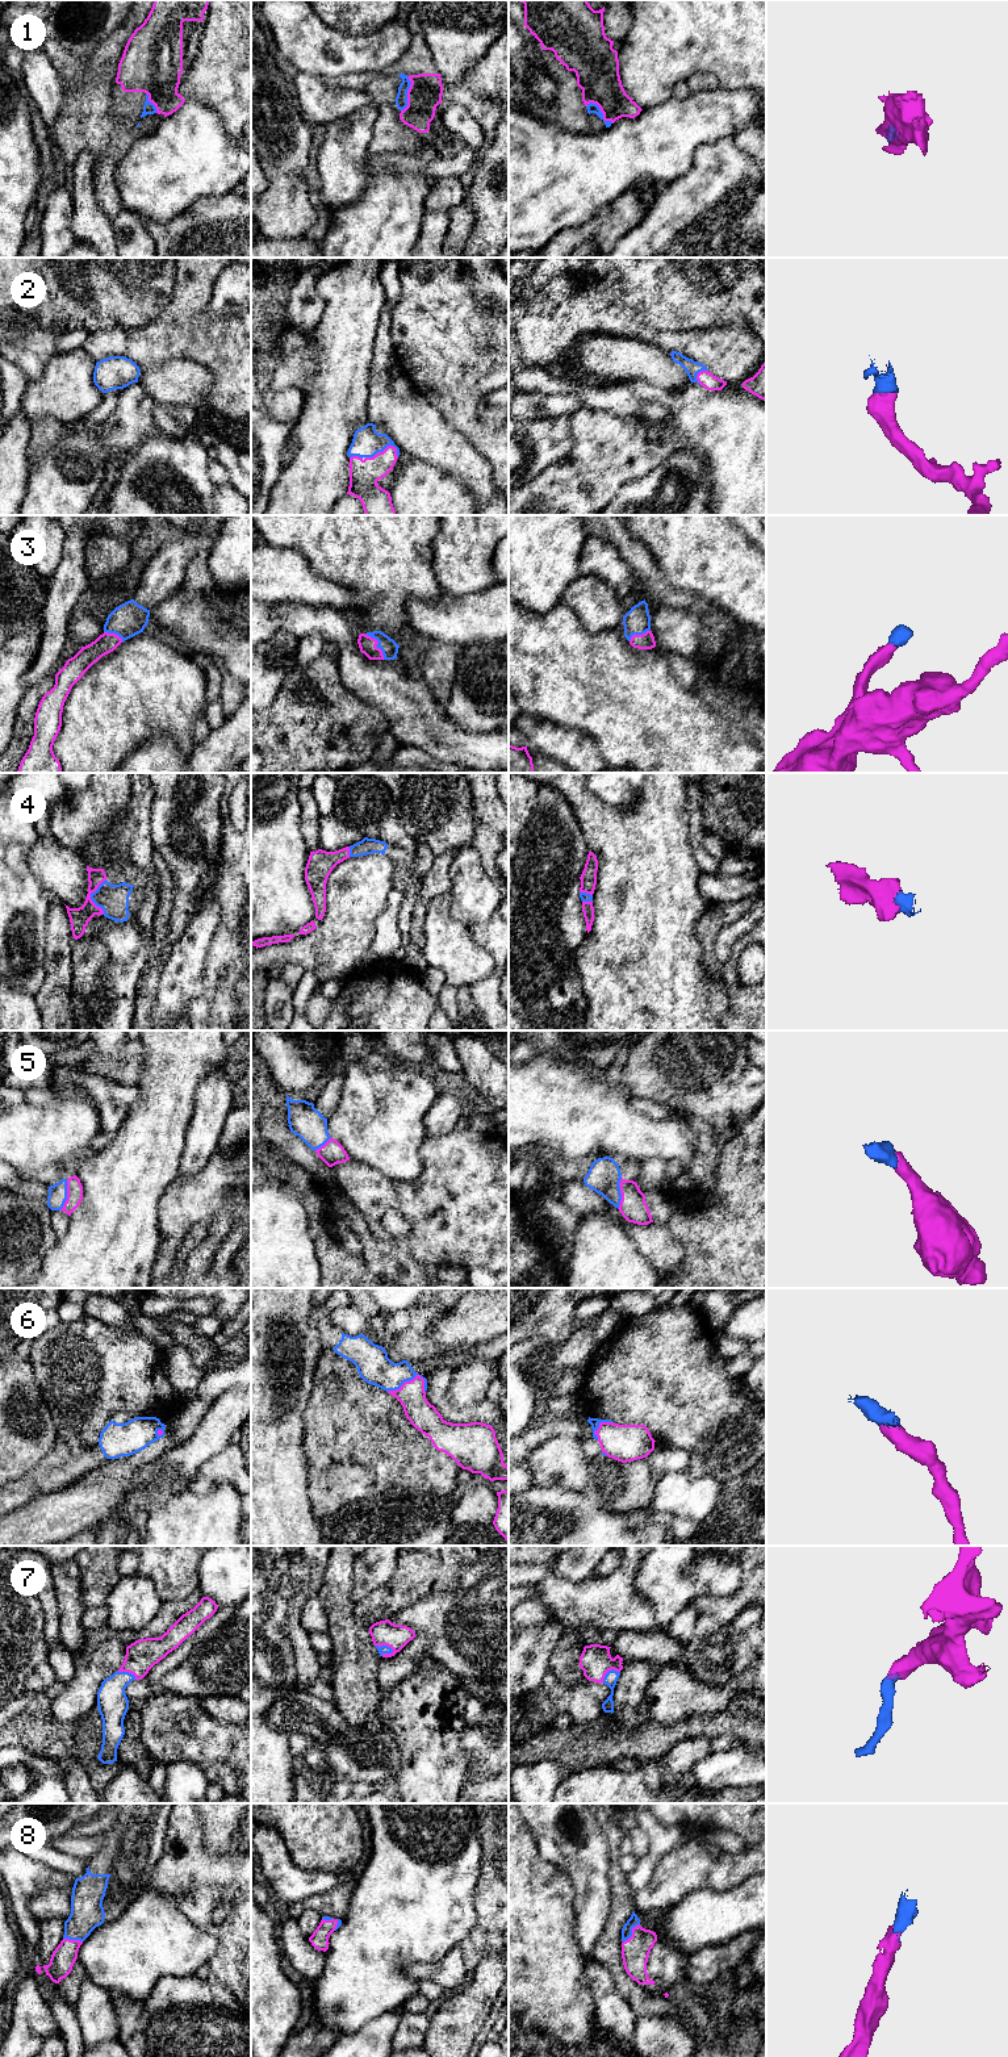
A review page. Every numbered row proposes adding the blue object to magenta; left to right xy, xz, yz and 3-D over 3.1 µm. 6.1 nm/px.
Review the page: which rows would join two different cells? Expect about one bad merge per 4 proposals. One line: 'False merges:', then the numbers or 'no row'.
False merges: no row

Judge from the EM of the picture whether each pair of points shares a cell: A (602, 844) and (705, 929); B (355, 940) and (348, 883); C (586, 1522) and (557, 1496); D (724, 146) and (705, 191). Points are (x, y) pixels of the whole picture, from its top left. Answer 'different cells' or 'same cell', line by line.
A: different cells
B: same cell
C: same cell
D: same cell

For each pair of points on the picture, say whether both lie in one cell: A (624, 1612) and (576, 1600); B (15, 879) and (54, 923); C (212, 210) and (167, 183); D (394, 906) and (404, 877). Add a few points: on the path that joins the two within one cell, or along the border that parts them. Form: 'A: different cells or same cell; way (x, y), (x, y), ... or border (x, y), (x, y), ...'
A: same cell; way (613, 1604), (588, 1602)
B: different cells; border (53, 895), (49, 903), (44, 945)
C: different cells; border (226, 193), (200, 197), (185, 210), (171, 218)
D: different cells; border (394, 887), (402, 893)

